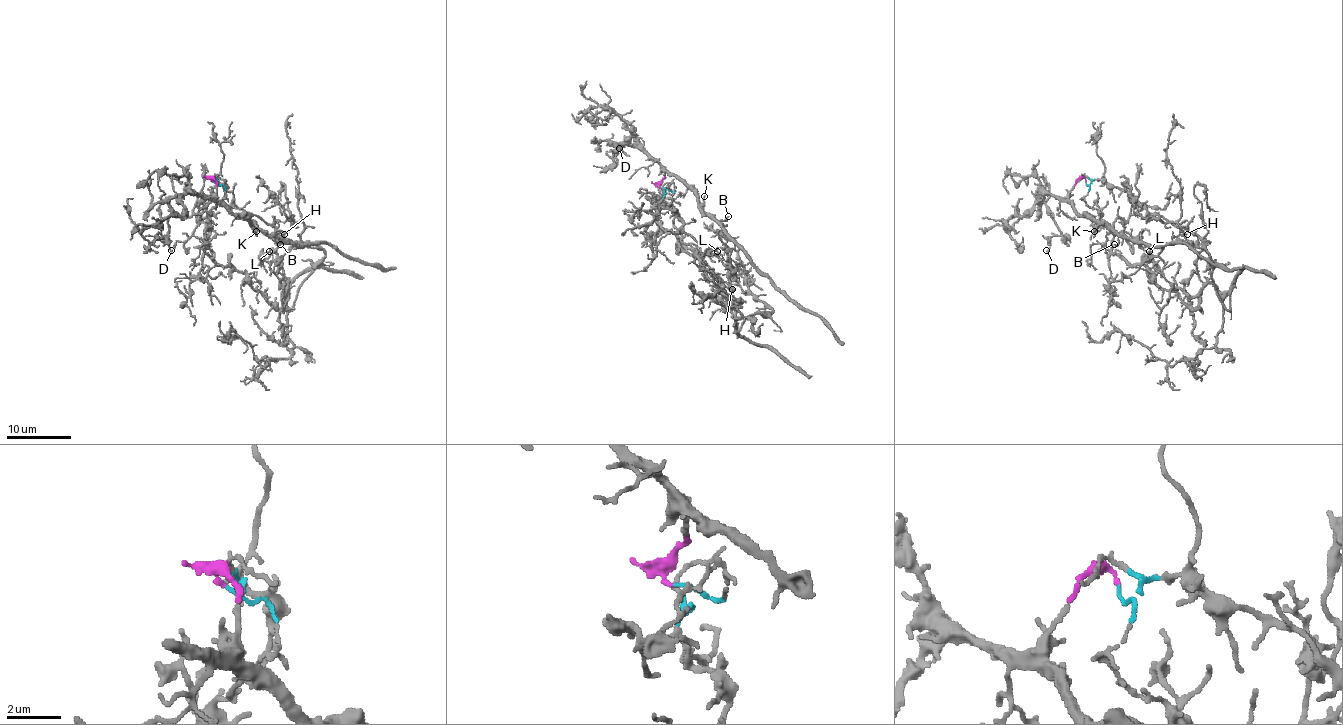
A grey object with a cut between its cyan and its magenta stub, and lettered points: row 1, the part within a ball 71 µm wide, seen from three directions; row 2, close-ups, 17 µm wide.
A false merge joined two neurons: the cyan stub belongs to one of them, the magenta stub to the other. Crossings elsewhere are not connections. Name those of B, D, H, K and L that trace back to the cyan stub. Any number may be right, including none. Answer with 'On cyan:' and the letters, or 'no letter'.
On cyan: H, L

